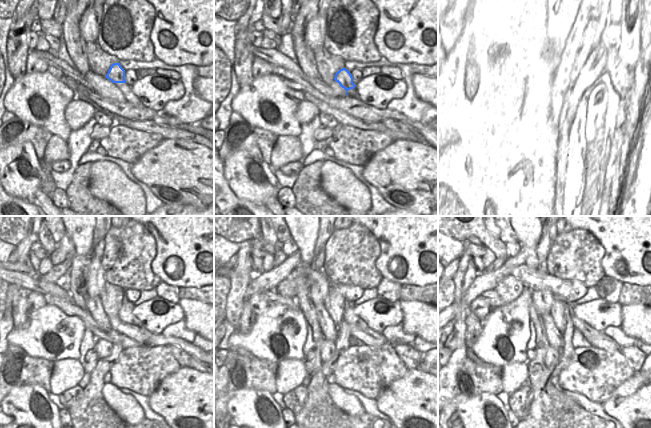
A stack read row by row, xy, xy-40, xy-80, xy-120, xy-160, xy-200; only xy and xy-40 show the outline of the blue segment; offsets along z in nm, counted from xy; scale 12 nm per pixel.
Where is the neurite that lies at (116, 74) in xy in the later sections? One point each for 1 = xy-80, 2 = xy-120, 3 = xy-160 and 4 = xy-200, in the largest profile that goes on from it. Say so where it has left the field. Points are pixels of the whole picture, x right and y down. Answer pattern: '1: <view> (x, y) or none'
1: xy-80 (571, 83)
2: xy-120 (125, 313)
3: xy-160 (349, 316)
4: xy-200 (605, 343)

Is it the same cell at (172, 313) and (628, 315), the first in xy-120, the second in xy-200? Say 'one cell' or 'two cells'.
two cells

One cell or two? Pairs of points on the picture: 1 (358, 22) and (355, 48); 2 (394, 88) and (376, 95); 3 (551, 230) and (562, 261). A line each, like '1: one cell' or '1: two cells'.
1: one cell
2: one cell
3: two cells

